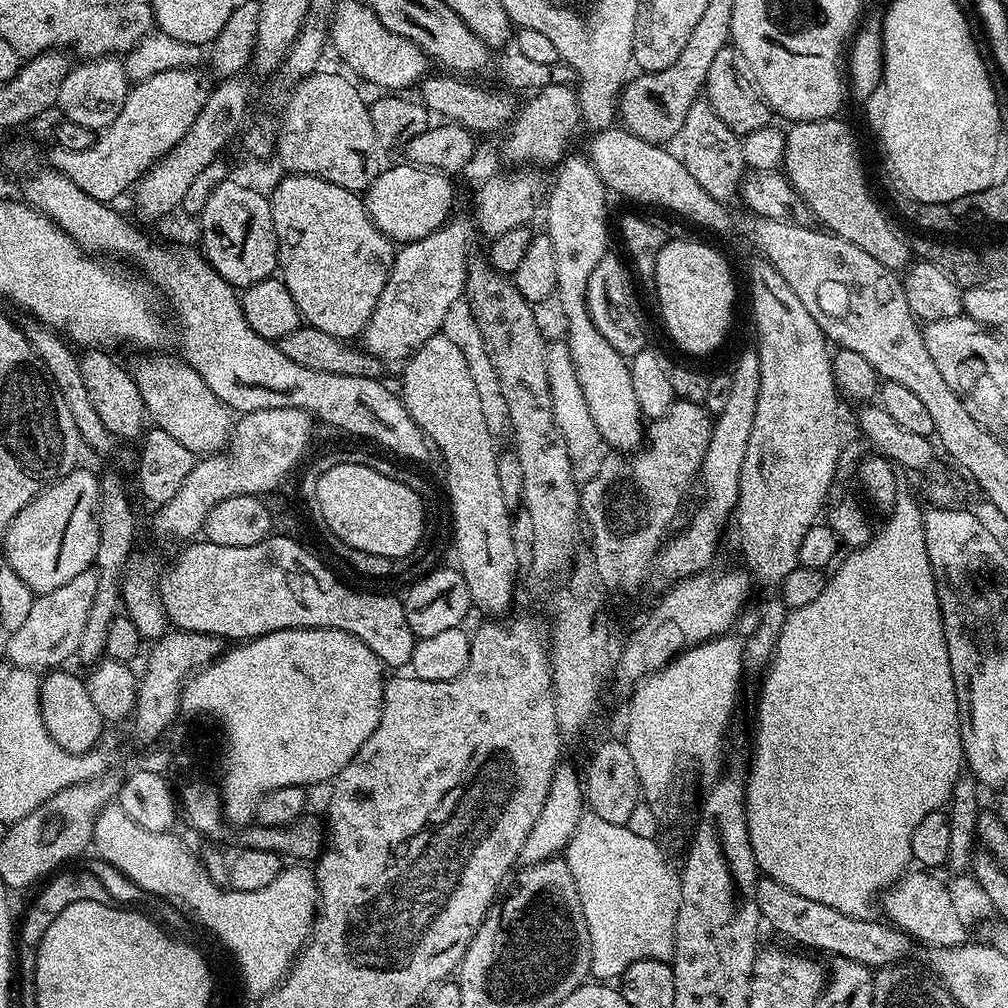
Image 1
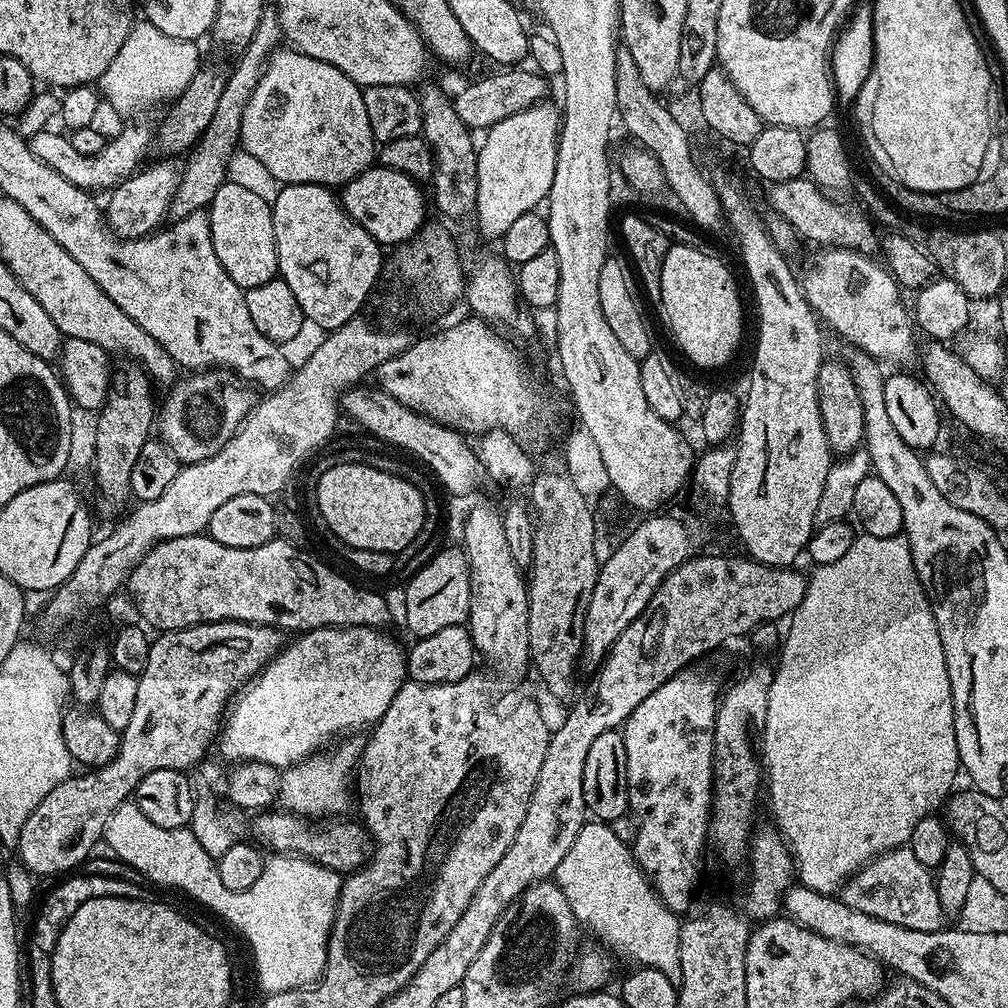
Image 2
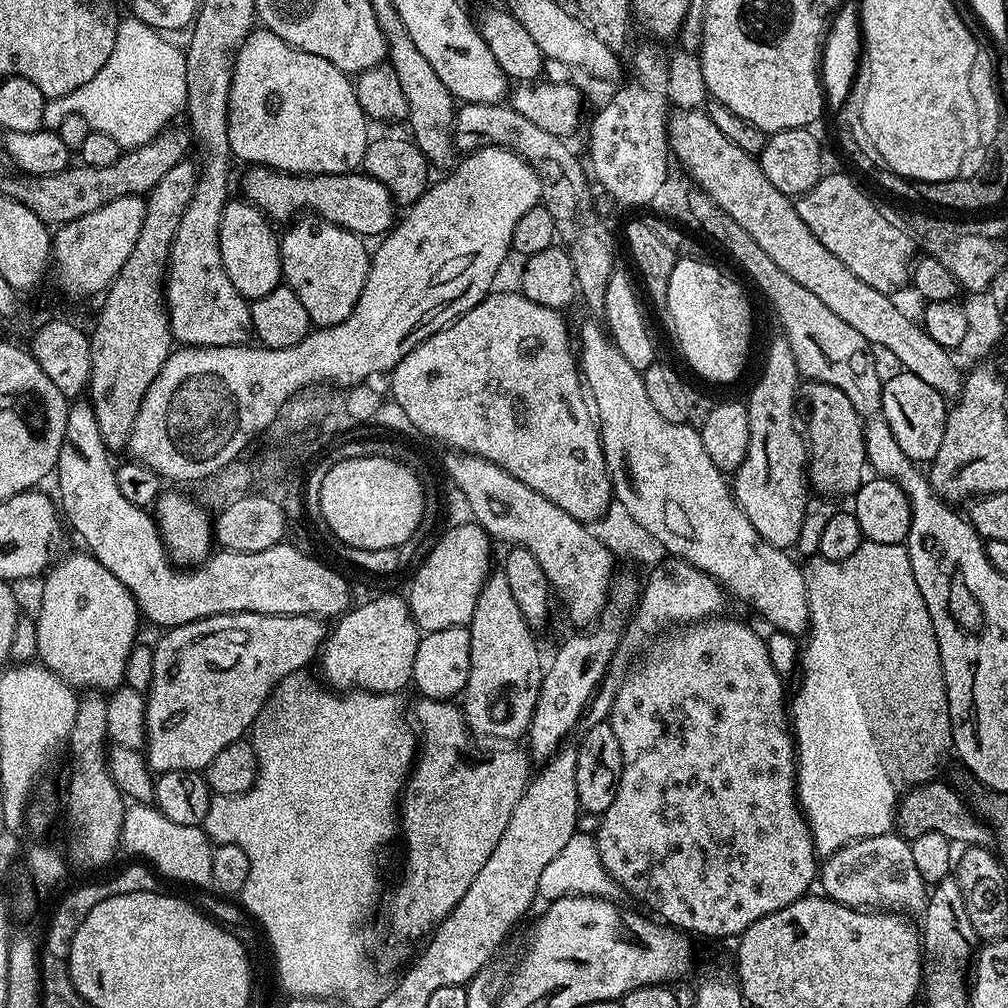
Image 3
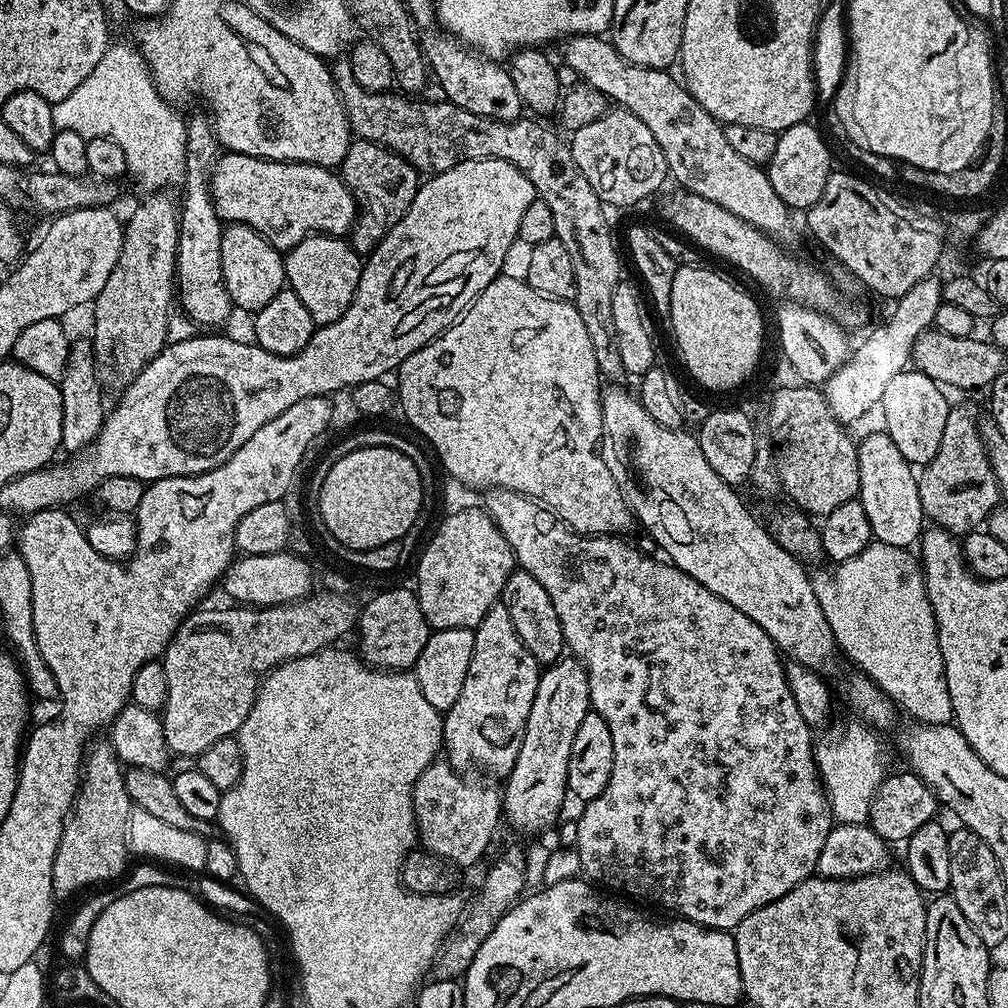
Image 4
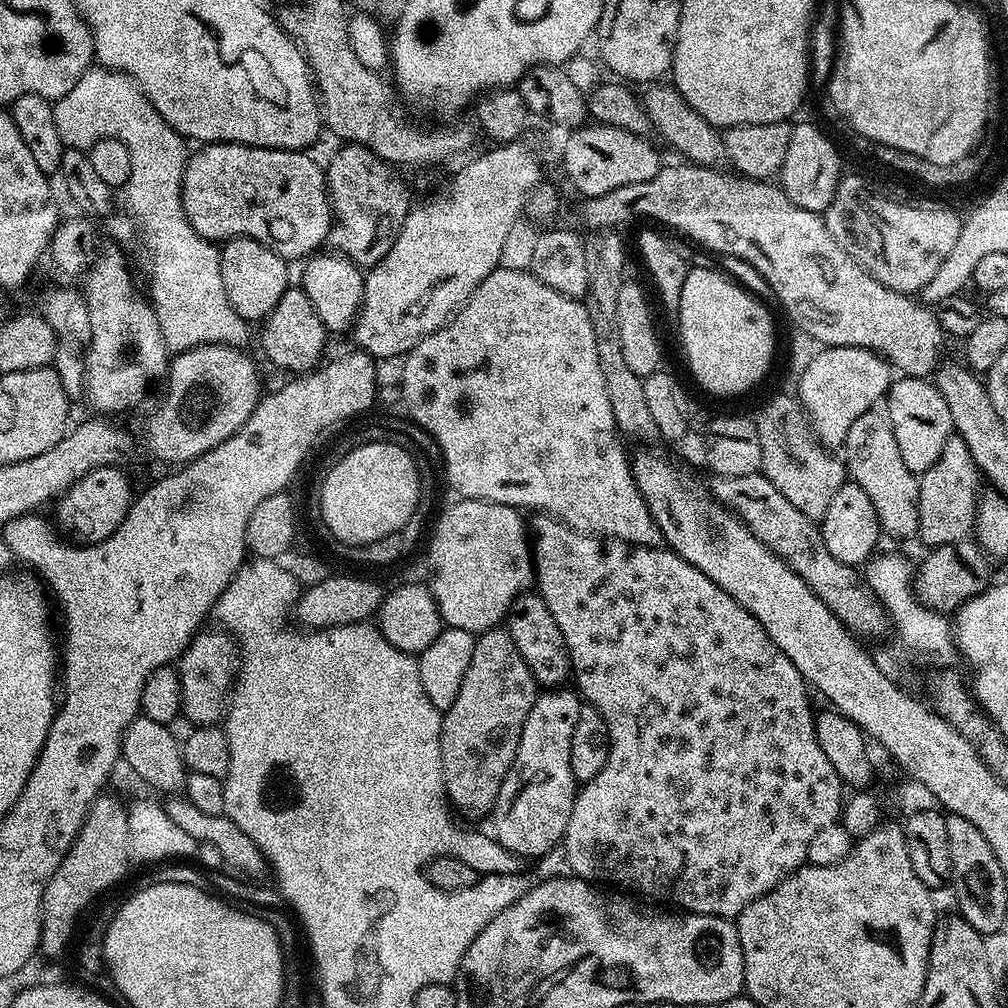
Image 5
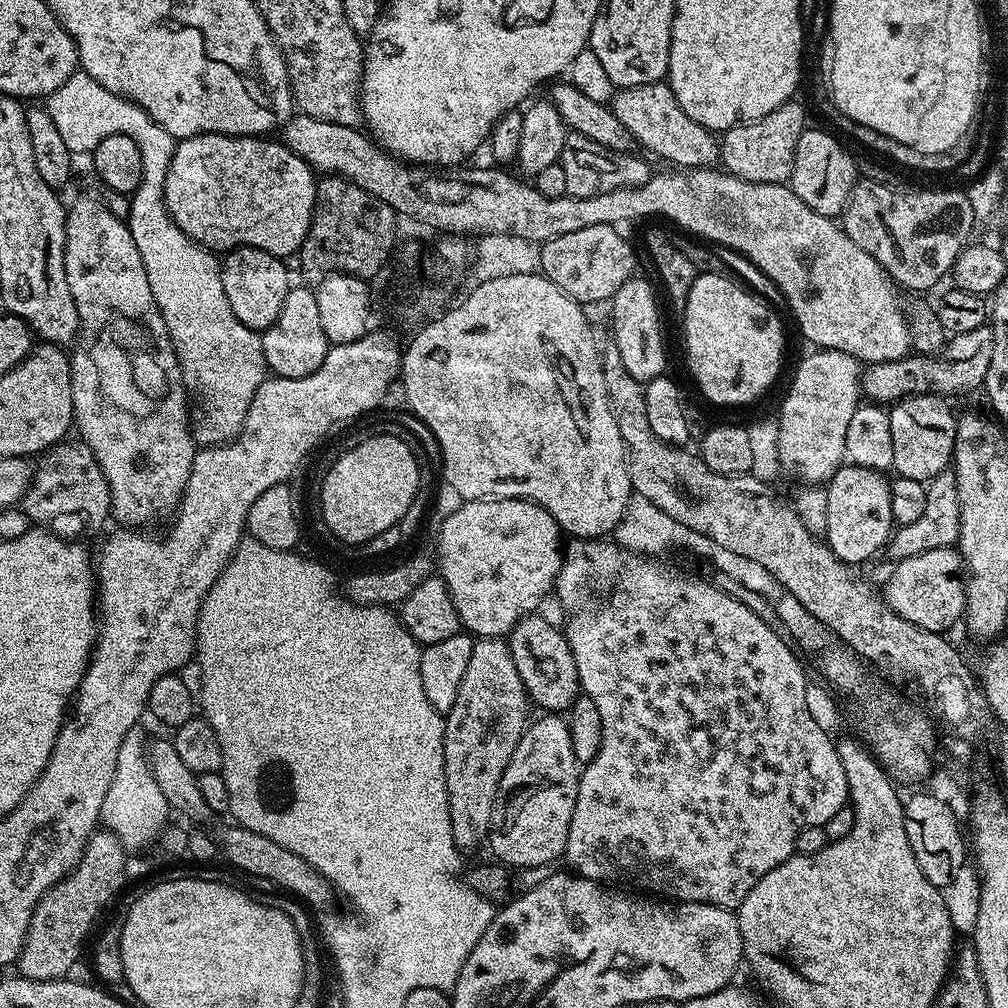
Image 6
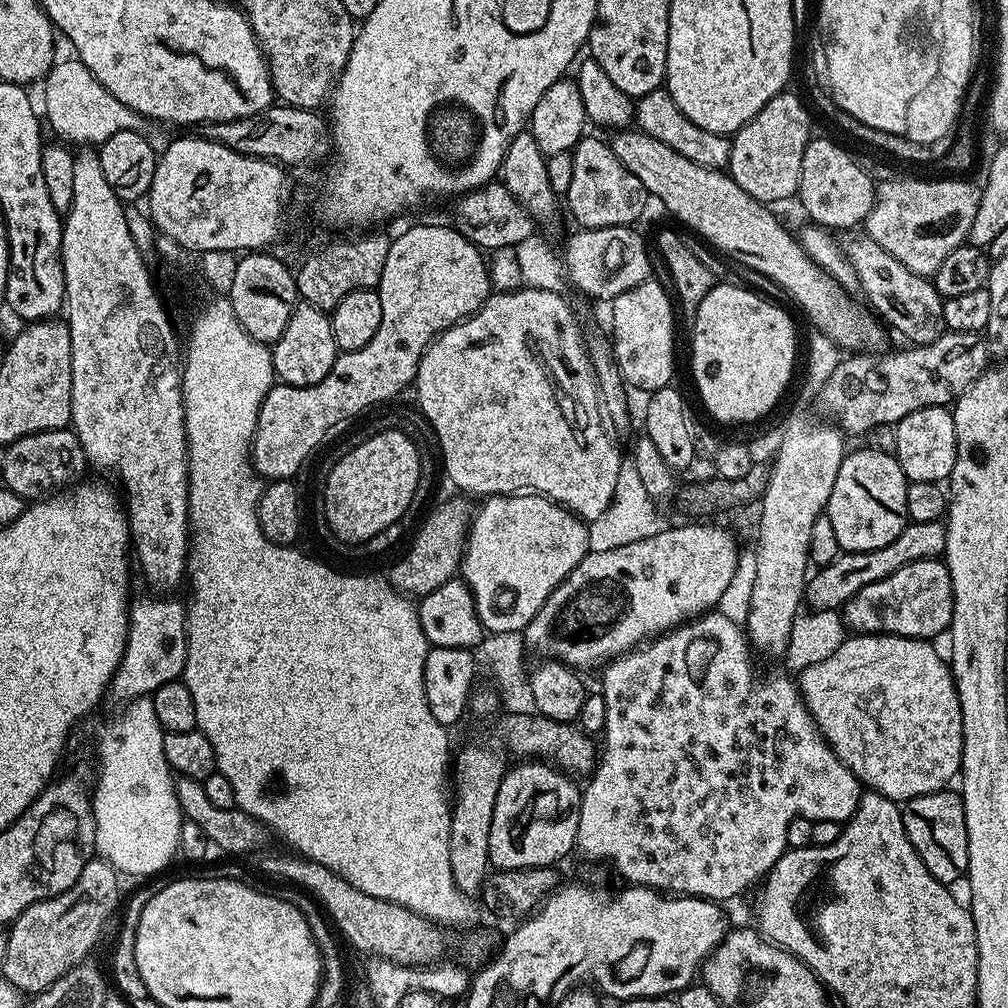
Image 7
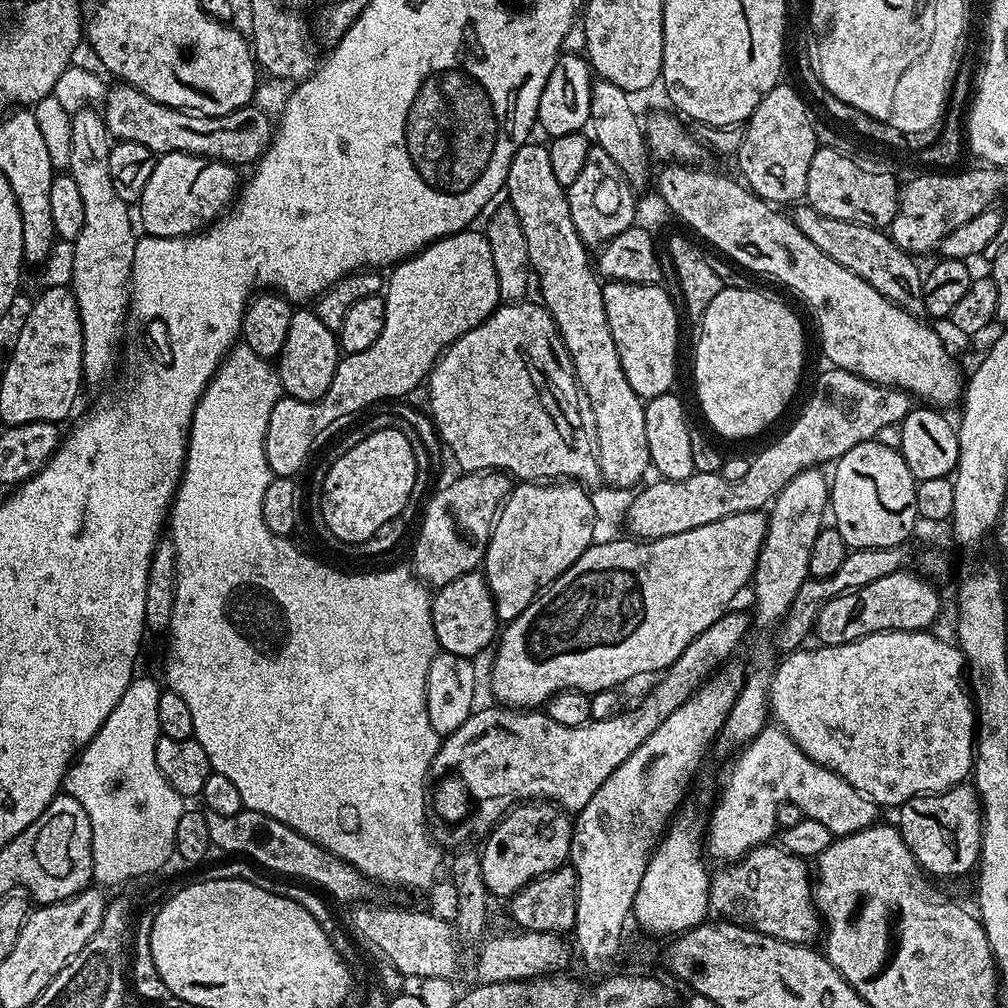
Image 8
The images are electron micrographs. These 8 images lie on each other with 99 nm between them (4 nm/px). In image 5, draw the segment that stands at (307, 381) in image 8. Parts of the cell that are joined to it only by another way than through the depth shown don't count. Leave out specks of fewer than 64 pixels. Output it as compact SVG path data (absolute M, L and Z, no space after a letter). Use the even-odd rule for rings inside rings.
M287 288L282 298L278 298L278 306L274 306L271 314L264 317L262 327L264 329L260 332L260 348L274 367L292 372L288 374L307 374L321 363L326 329L322 318L314 314L314 306L310 306L310 298L306 298L303 288Z

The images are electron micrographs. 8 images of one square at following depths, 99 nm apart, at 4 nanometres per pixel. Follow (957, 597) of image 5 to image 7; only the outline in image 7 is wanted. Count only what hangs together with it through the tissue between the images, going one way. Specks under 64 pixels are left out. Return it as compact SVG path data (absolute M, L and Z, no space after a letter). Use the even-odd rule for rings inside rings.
M933 558L910 562L894 574L870 586L862 586L842 609L847 631L852 634L891 634L931 641L932 636L944 636L952 625L952 587L950 574L943 559Z

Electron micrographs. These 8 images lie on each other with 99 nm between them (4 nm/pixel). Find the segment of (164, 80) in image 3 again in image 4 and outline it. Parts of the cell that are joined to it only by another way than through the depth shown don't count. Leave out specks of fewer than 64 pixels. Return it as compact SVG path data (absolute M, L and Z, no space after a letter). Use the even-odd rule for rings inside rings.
M109 43L106 54L94 66L94 71L82 81L82 86L74 90L66 98L62 98L57 104L52 105L54 114L54 126L58 130L74 129L82 138L88 141L95 136L102 138L114 138L118 146L126 153L127 175L141 188L141 193L151 194L172 190L172 187L183 185L186 170L186 142L188 141L188 125L185 117L179 116L177 109L158 94L158 90L152 81L152 75L148 73L148 64L142 58L140 49L128 44Z

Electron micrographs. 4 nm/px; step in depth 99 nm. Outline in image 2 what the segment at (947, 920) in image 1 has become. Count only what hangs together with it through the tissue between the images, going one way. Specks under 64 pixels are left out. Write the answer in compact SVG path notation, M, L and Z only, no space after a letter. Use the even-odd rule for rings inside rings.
M907 846L884 852L863 866L845 883L840 897L851 909L910 930L936 932L944 924L944 911L938 898L935 877Z

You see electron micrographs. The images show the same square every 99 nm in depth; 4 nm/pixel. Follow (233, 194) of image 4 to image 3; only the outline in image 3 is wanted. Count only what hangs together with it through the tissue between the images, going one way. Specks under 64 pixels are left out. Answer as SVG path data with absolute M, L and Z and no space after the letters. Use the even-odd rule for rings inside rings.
M259 166L249 167L247 171L243 195L272 222L288 222L301 213L311 214L321 216L326 222L334 222L334 226L350 230L358 237L380 238L393 227L398 212L390 190L360 170L317 176L292 176L289 172L273 172L270 168Z

